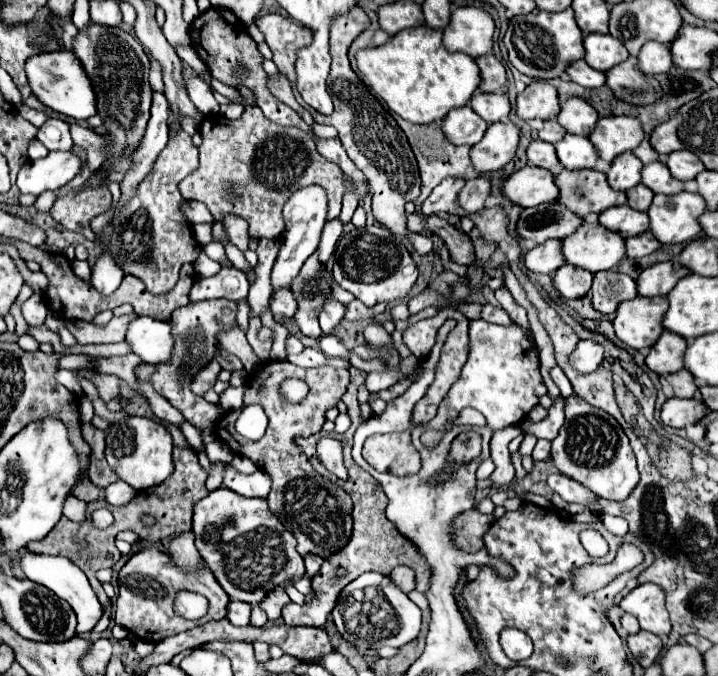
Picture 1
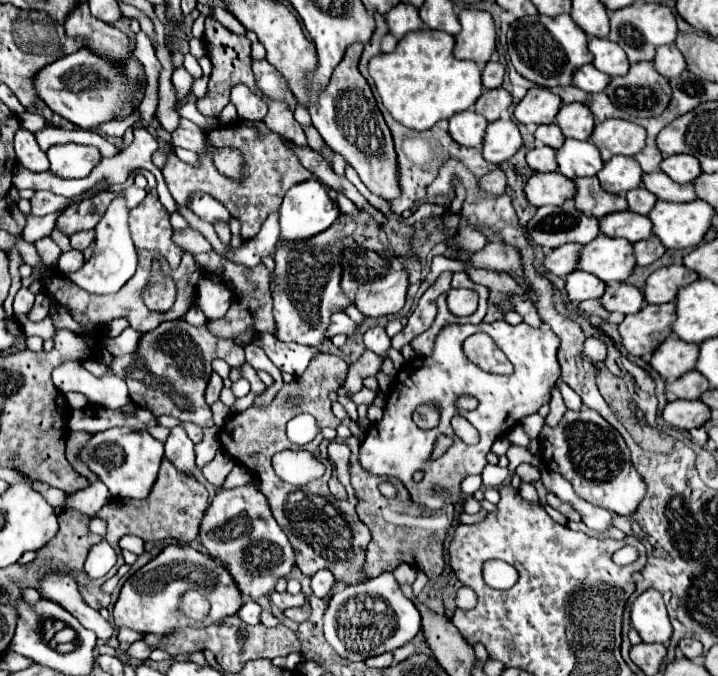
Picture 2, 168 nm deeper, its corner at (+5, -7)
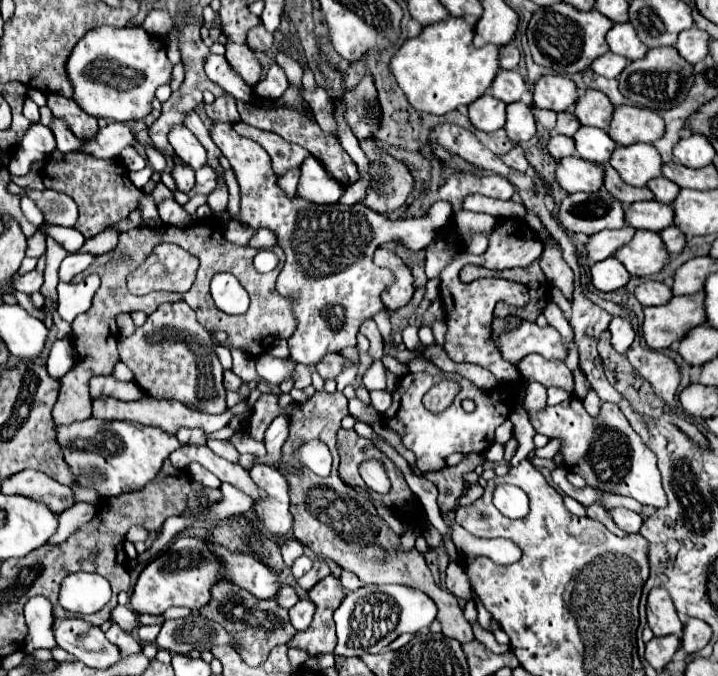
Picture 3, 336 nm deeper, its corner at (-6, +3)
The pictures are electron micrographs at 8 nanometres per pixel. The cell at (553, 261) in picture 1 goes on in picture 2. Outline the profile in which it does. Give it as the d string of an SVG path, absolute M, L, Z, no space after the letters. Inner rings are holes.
M578 243L560 245L544 259L546 269L550 269L558 277L566 277L568 273L572 273L576 269L576 255L580 255L580 247L584 247L584 245L578 245Z

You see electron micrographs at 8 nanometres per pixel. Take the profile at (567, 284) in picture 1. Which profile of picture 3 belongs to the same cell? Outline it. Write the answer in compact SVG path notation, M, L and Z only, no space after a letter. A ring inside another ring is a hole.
M615 257L591 265L591 283L599 291L617 291L627 285L629 277L631 275L627 273L627 269L623 269L623 265L615 261Z

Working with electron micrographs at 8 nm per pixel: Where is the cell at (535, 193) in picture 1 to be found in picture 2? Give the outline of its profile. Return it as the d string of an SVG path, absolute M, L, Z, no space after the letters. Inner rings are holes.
M536 173L526 183L526 195L536 207L562 205L576 195L576 185L560 173Z

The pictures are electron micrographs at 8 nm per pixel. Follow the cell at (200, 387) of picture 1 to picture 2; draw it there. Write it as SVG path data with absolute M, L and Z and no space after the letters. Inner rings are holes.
M214 373L214 375L212 375L212 381L210 381L208 387L206 387L206 403L208 403L208 405L212 405L212 403L218 401L222 387L224 387L222 377L220 377L218 373Z

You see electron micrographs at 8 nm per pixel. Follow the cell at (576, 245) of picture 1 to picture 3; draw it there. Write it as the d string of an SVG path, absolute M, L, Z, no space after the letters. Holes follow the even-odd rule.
M635 231L633 239L625 243L613 255L617 261L625 265L625 269L635 277L645 277L659 273L669 259L669 253L655 231Z

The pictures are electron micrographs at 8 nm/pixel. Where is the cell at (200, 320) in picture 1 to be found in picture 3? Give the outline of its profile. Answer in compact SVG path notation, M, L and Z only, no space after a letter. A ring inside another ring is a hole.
M187 303L159 305L159 309L147 317L145 325L117 343L117 349L121 361L133 371L137 385L149 397L175 399L203 413L223 413L227 409L223 369L215 353L215 343Z

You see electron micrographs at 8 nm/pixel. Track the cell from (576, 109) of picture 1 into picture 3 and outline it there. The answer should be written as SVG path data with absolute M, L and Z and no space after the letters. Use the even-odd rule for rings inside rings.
M587 89L575 103L575 107L571 107L571 111L575 113L575 117L579 119L581 125L591 125L591 127L599 127L599 129L607 129L609 121L611 121L611 113L613 113L613 105L607 99L605 93L595 91L595 89Z

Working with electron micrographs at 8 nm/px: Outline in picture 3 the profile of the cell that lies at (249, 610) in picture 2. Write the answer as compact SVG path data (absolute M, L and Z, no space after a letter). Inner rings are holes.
M283 585L283 587L277 591L277 595L275 595L273 599L275 599L275 601L279 603L279 607L283 607L283 609L291 609L291 607L299 601L295 589L289 587L289 585Z

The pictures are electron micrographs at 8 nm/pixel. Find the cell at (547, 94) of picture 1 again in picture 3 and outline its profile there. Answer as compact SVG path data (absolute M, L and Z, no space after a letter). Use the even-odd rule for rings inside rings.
M545 75L535 83L533 105L537 109L567 111L577 101L577 87L563 75Z

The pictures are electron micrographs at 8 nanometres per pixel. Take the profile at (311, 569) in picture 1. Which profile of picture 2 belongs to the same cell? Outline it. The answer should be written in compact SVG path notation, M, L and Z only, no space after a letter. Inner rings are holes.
M318 571L316 575L312 575L312 591L314 595L318 595L320 599L326 599L334 587L334 577L330 571Z

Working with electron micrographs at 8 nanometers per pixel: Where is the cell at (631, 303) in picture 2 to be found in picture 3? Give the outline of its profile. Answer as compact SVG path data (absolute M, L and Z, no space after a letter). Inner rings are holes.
M645 281L645 283L641 283L635 289L635 297L637 297L637 301L643 307L649 307L649 305L663 305L663 303L667 303L673 297L673 293L671 293L671 289L665 283Z

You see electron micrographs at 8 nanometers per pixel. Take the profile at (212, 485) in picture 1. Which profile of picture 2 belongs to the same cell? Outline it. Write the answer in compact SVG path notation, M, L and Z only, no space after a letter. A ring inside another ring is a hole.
M222 449L206 467L202 467L202 473L214 487L220 487L234 465L236 465L236 459L232 459L232 455L228 455L228 451Z

